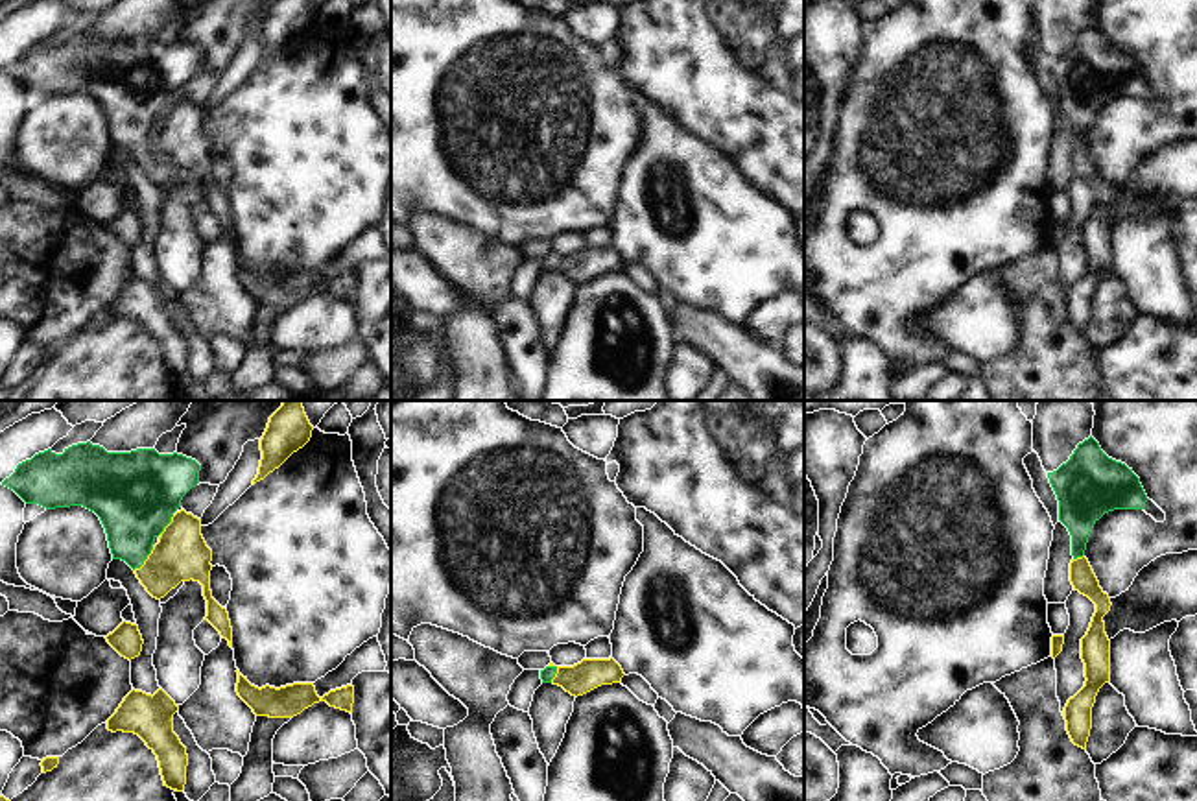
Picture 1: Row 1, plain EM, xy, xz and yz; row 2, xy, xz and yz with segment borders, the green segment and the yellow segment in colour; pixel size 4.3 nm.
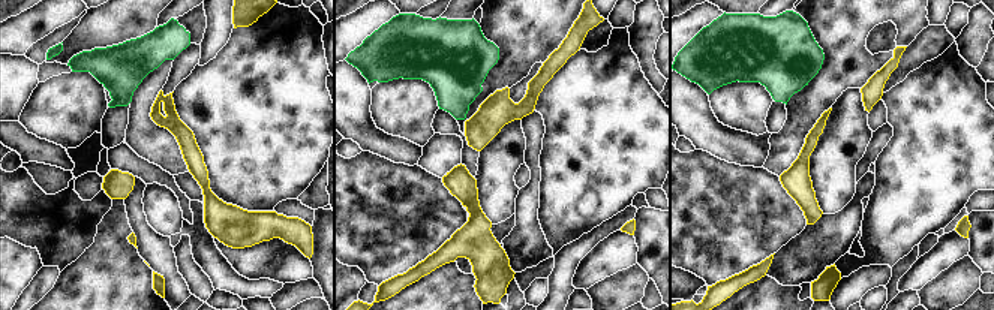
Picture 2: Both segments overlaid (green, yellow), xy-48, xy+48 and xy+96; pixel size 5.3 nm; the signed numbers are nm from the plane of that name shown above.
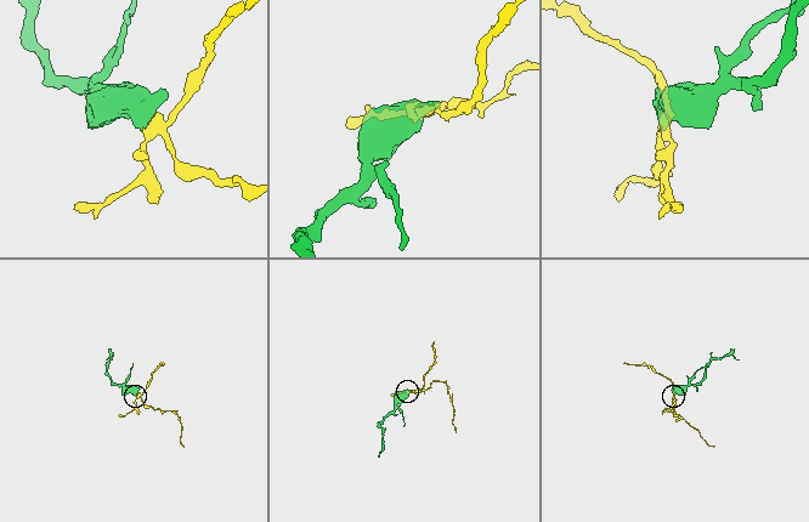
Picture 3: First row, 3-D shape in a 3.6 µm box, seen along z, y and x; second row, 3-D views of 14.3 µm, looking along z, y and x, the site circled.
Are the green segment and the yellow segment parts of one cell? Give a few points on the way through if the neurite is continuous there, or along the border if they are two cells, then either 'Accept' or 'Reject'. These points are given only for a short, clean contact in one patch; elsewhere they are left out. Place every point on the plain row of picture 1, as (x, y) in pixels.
Path across: xy (135, 89), (135, 133), (146, 144), (176, 144), (181, 141). Accept.

